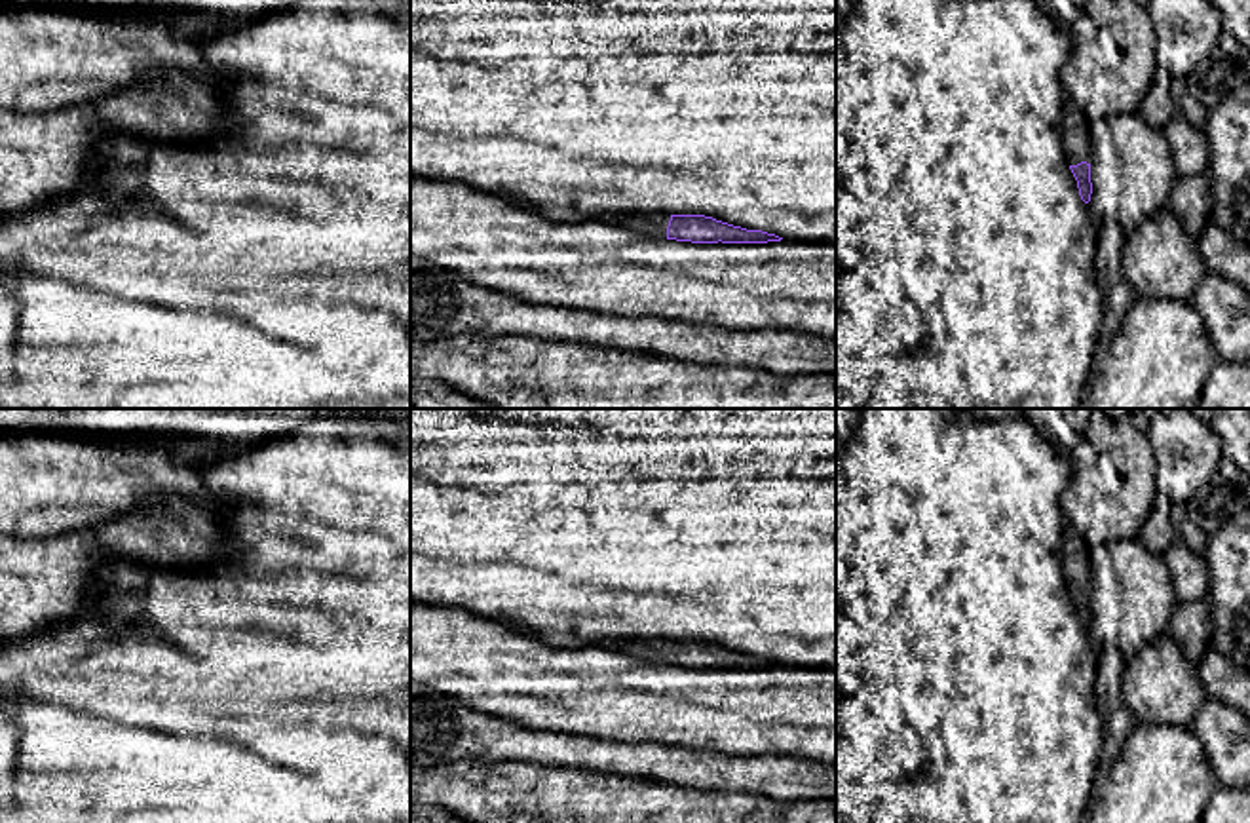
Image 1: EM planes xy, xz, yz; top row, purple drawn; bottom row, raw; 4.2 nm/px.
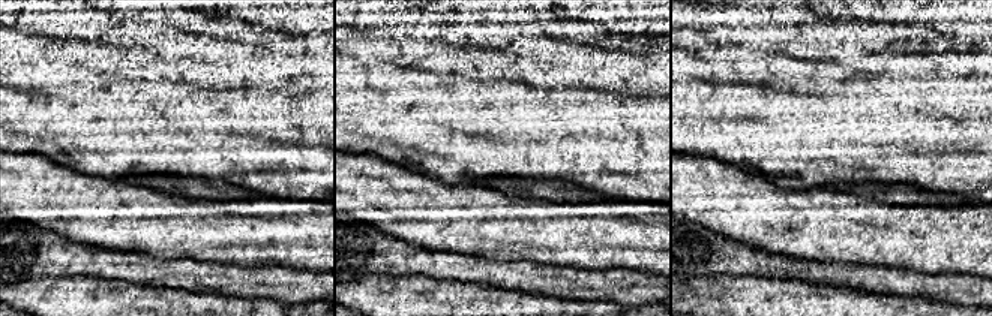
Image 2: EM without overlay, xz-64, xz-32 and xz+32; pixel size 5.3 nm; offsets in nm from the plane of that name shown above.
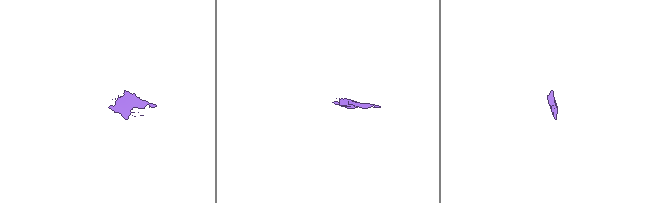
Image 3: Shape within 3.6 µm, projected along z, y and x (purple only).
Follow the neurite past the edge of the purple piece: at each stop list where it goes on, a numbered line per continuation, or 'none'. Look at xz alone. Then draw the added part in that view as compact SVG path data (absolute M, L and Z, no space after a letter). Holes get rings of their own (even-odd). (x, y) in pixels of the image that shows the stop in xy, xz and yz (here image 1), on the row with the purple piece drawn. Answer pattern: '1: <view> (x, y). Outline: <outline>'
1: xz (654, 225). Outline: M623 213L623 215L604 215L600 220L633 230L640 236L665 239L671 215L665 215L665 213Z

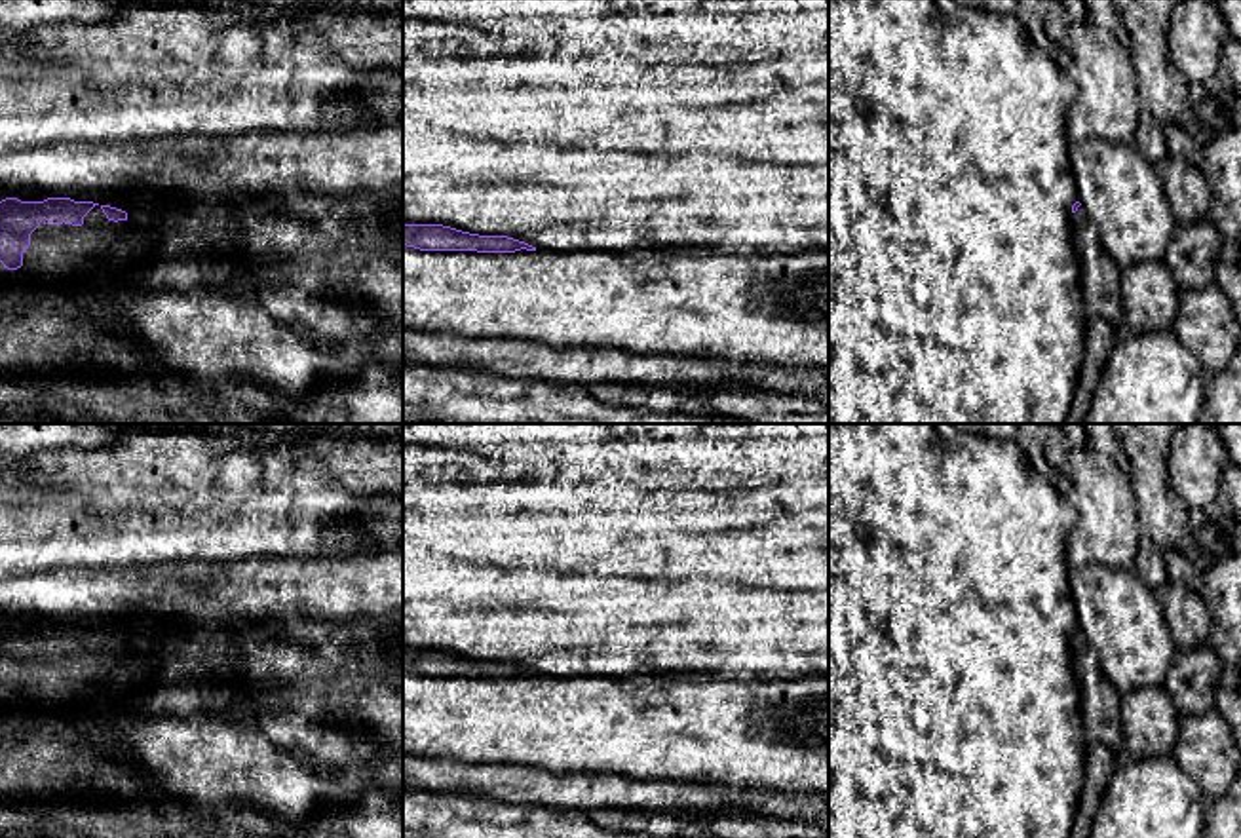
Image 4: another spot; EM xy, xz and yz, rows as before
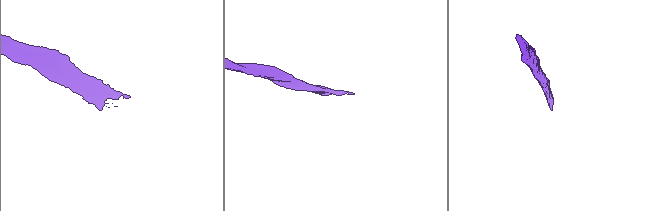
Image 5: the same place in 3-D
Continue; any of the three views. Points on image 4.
1: xy (59, 253). Outline: M95 205L82 226L44 219L30 234L19 274L53 285L86 285L101 272L124 274L144 257L154 239L144 220L114 222Z

